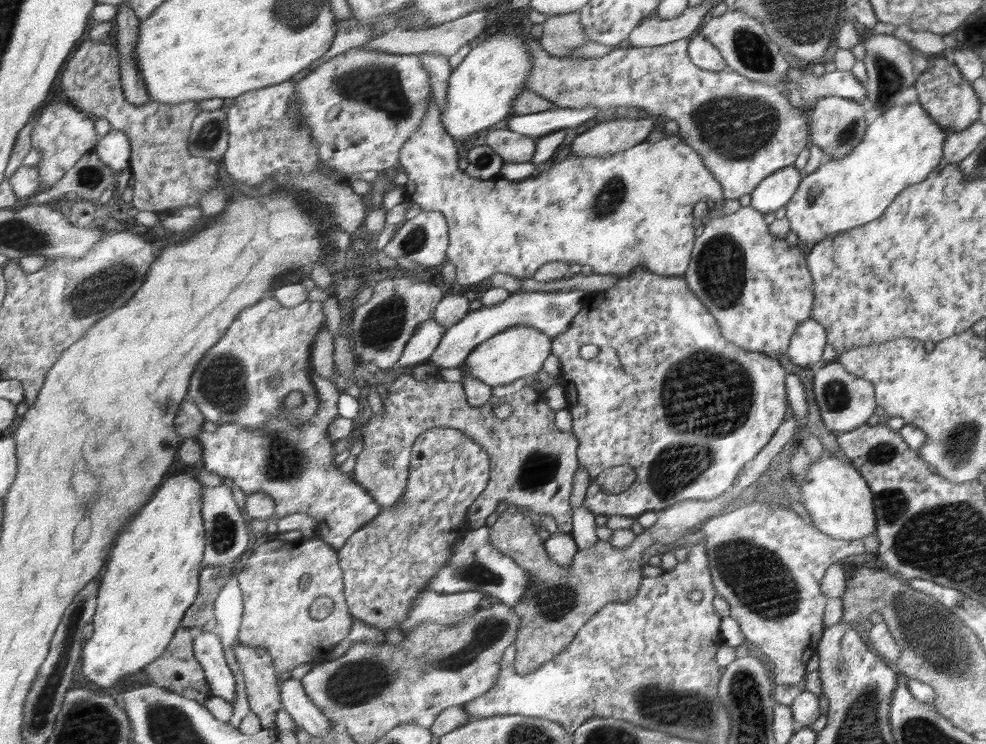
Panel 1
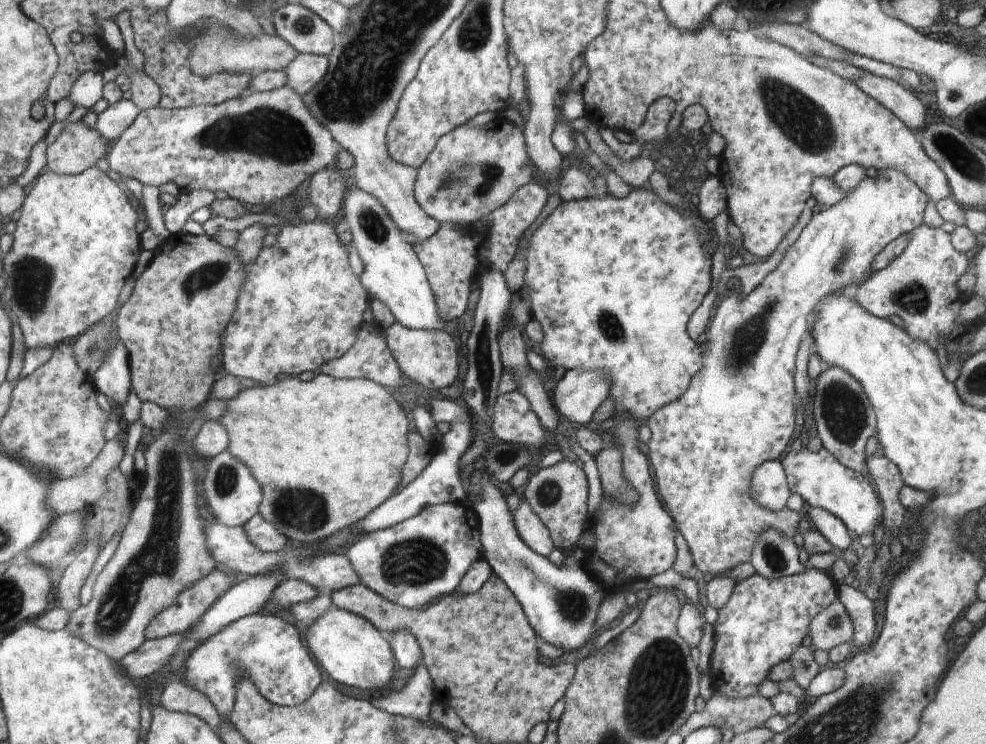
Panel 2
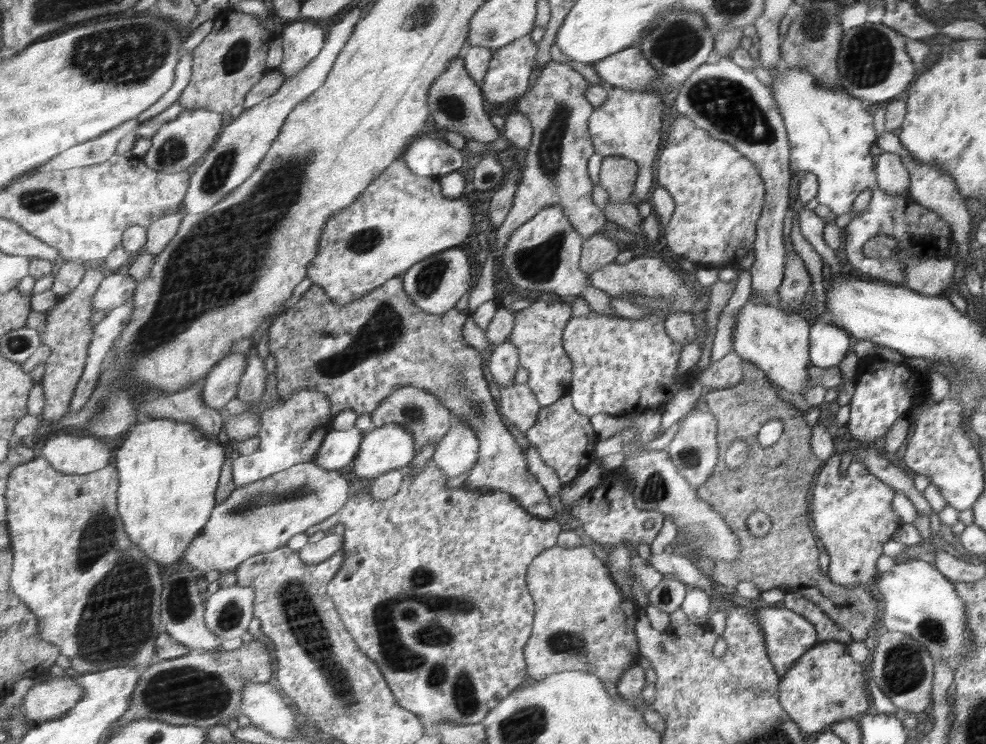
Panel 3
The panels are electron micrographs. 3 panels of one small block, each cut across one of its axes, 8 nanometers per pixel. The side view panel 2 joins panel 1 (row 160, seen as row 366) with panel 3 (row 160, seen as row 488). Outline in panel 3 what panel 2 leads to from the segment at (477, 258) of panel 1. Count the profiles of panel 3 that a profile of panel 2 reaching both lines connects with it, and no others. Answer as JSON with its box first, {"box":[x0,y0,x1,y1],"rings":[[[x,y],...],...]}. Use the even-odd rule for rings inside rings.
{"box":[589,87,662,203],"rings":[[[614,87],[610,90],[608,102],[595,107],[589,122],[589,131],[595,143],[595,154],[603,157],[618,156],[636,162],[640,168],[637,175],[632,201],[635,203],[649,196],[653,188],[652,166],[662,142],[662,98],[655,91]]]}

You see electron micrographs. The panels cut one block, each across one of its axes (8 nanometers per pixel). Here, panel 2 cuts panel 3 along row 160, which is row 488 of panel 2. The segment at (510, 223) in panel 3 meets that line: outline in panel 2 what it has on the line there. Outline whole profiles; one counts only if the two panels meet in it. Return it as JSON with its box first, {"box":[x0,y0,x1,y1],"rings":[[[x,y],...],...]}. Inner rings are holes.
{"box":[523,460,590,553],"rings":[[[564,460],[551,467],[537,470],[526,484],[523,497],[531,509],[539,515],[551,533],[555,548],[566,553],[566,548],[574,546],[582,536],[584,522],[588,516],[586,500],[589,500],[590,486],[586,472],[575,462]]]}

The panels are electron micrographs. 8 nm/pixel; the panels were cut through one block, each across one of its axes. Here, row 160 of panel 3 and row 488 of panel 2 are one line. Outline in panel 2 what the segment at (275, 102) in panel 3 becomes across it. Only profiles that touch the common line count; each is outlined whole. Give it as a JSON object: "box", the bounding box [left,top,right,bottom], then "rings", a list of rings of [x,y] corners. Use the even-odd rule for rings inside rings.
{"box":[204,450,263,527],"rings":[[[230,450],[211,457],[211,465],[204,481],[205,498],[211,508],[211,517],[231,527],[246,526],[259,512],[263,490],[249,466]]]}

